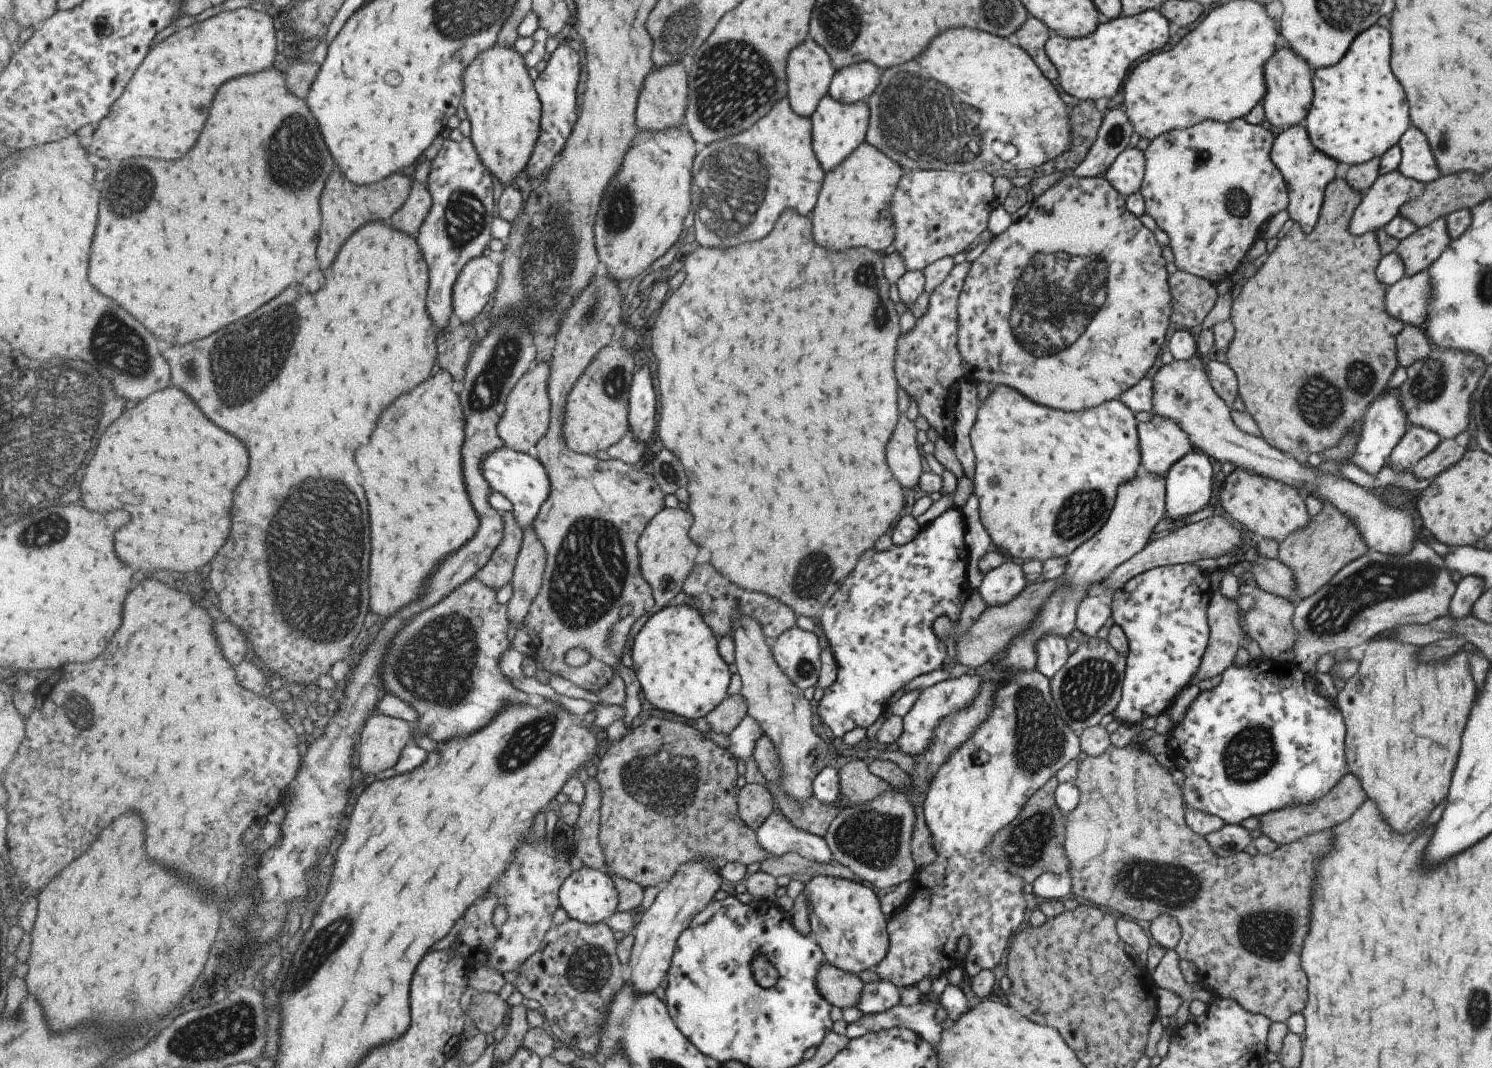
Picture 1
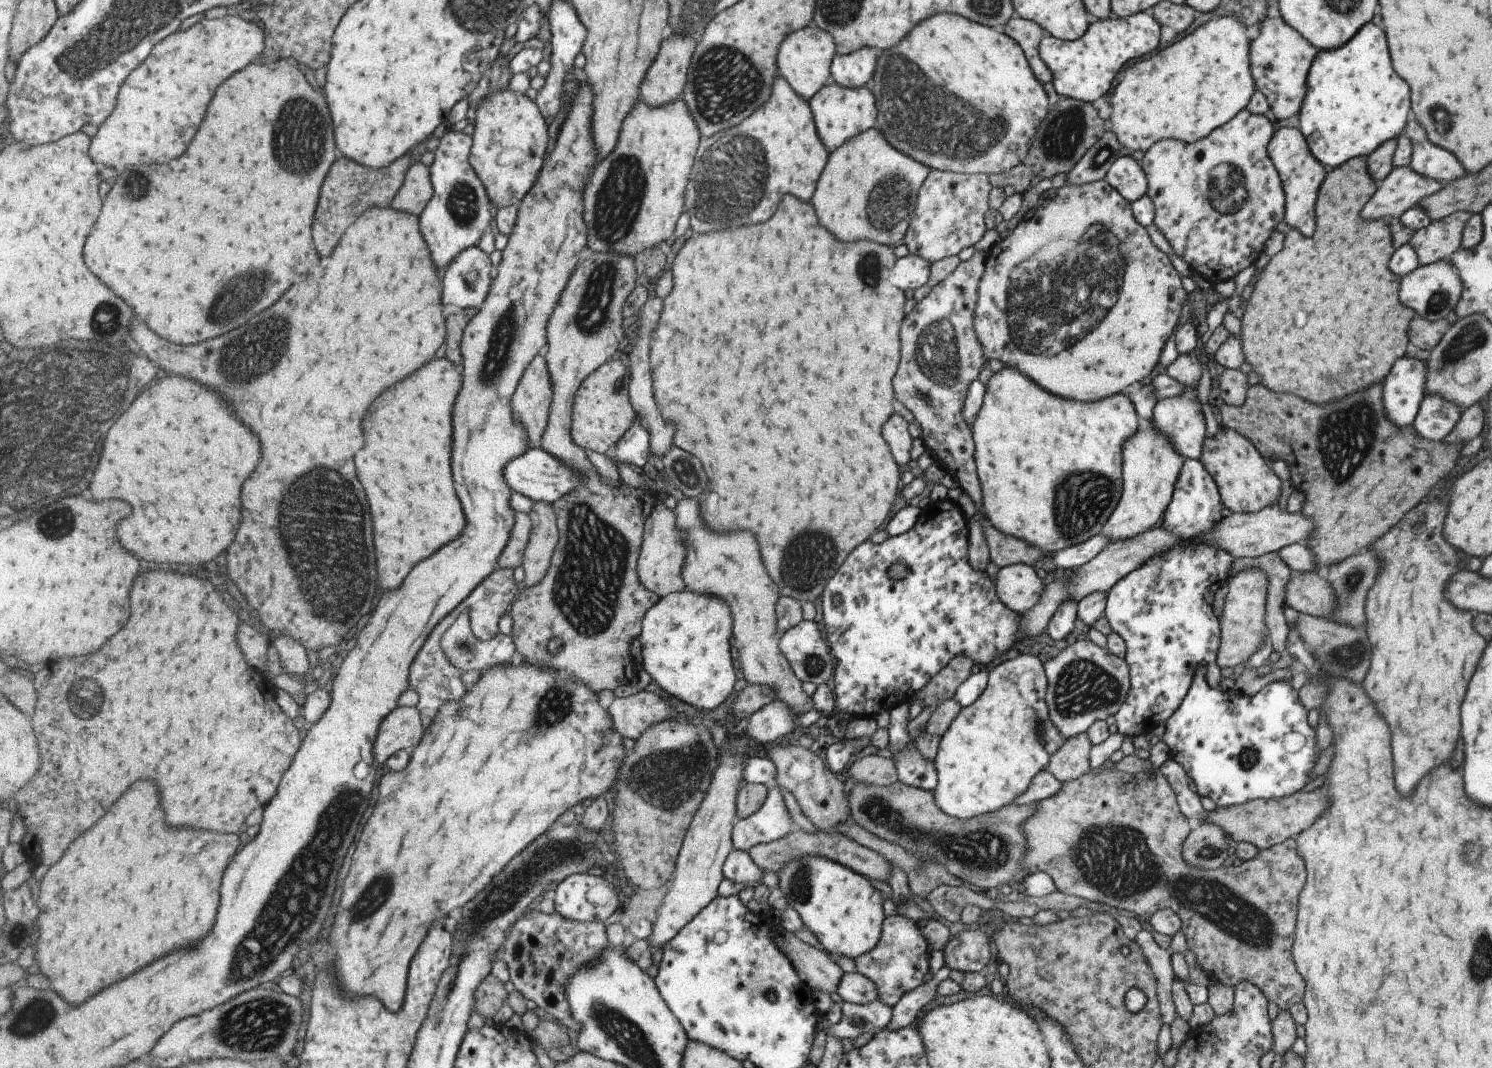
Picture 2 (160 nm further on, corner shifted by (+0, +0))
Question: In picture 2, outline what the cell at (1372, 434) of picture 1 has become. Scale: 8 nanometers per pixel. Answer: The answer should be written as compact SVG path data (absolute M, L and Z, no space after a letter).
M1405 355L1396 358L1382 388L1382 413L1394 427L1411 425L1424 397L1426 362Z

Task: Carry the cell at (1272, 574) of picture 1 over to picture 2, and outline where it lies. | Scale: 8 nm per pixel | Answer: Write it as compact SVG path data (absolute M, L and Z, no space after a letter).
M1293 572L1286 584L1283 601L1298 613L1314 617L1332 615L1336 606L1334 590L1318 572Z

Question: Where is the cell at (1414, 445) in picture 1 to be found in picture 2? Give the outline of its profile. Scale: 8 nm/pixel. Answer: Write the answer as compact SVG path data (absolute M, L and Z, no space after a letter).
M1429 393L1420 400L1412 426L1420 437L1441 441L1455 426L1461 411L1455 403L1447 403L1439 395Z

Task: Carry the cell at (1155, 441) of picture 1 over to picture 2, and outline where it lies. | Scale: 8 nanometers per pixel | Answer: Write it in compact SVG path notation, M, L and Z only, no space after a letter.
M1185 395L1160 398L1154 405L1151 422L1172 442L1185 459L1197 459L1204 439L1205 421L1199 403Z

